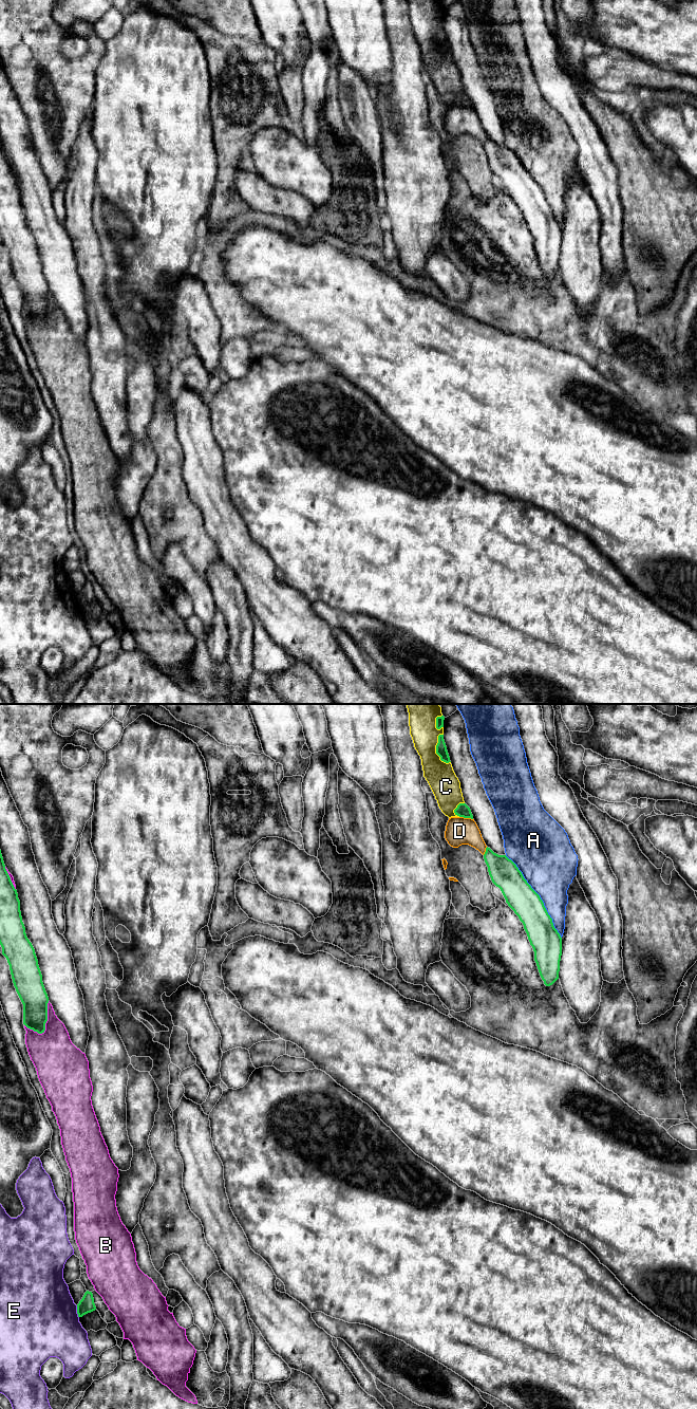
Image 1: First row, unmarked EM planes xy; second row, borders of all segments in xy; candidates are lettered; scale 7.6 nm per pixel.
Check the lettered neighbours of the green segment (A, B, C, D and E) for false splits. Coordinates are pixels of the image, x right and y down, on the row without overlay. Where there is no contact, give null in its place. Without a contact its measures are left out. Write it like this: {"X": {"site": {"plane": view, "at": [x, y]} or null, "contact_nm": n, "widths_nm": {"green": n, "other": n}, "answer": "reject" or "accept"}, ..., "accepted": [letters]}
{"A": {"site": {"plane": "xy", "at": [539, 186]}, "contact_nm": 750, "widths_nm": {"green": 220, "other": 400}, "answer": "reject"}, "B": {"site": {"plane": "xy", "at": [44, 314]}, "contact_nm": 280, "widths_nm": {"green": 200, "other": 340}, "answer": "reject"}, "C": {"site": {"plane": "xy", "at": [436, 41]}, "contact_nm": 240, "widths_nm": {"green": 80, "other": 220}, "answer": "reject"}, "D": {"site": {"plane": "xy", "at": [466, 107]}, "contact_nm": 110, "widths_nm": {"green": 100, "other": 220}, "answer": "reject"}, "E": {"site": {"plane": "xy", "at": [77, 601]}, "contact_nm": 100, "widths_nm": {"green": 120, "other": 500}, "answer": "reject"}, "accepted": []}

